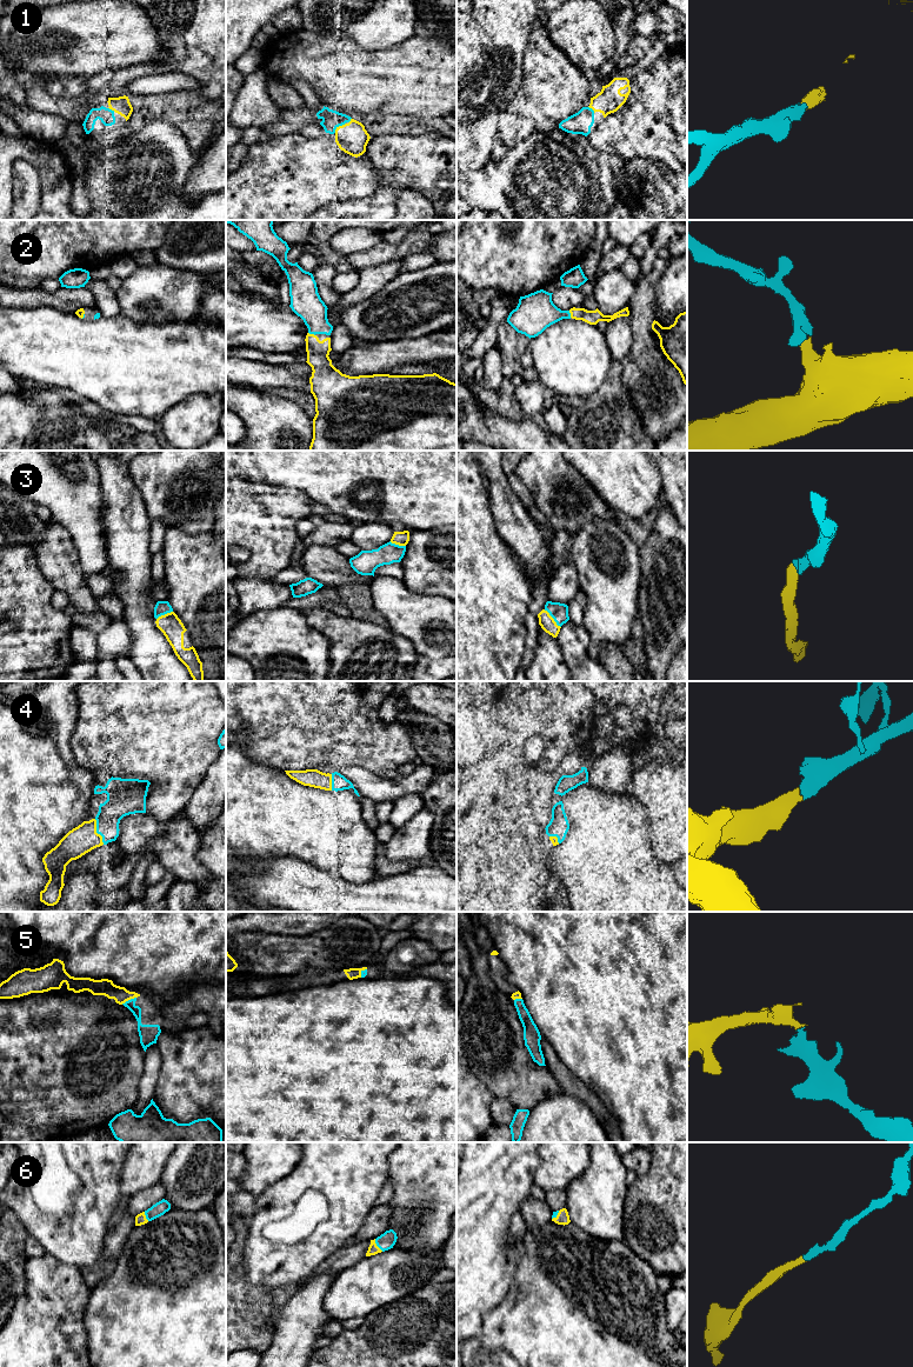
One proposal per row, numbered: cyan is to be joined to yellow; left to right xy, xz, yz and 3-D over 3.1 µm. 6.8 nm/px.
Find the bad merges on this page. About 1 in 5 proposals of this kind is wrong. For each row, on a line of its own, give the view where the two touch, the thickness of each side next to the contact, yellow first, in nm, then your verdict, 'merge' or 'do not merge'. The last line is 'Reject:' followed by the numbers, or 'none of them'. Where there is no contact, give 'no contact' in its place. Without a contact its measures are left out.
1: xz | 220/130 nm | merge
2: xz | 150/200 nm | merge
3: yz | 100/120 nm | merge
4: xy | 190/190 nm | merge
5: xy | 120/100 nm | merge
6: xz | 70/120 nm | merge
Reject: none of them

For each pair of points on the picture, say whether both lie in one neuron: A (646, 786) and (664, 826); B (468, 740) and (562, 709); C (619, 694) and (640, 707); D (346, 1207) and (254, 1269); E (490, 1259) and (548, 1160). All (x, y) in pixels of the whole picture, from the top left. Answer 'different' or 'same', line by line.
A: same
B: different
C: same
D: same
E: different

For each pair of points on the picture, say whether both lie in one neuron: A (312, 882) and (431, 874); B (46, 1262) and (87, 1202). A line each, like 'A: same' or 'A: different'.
A: same
B: different

